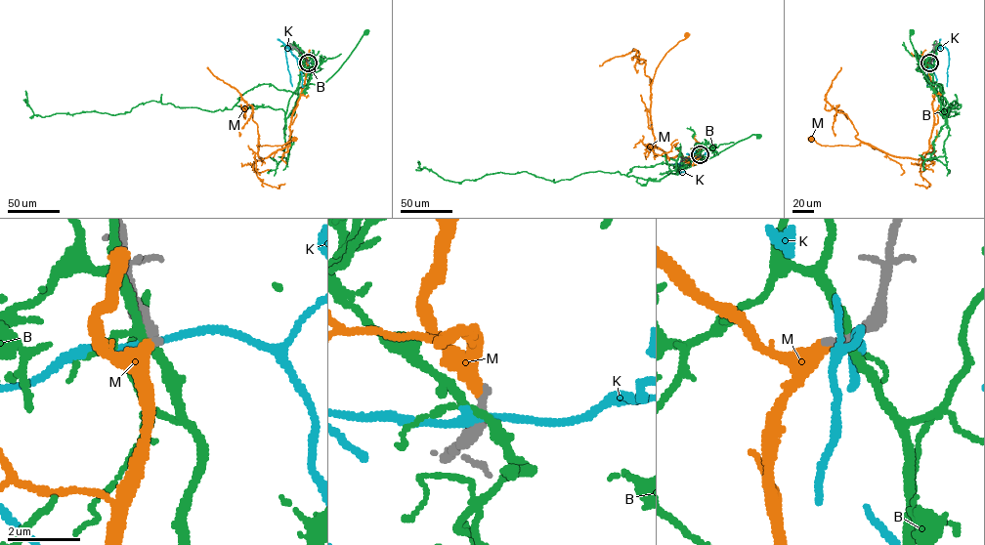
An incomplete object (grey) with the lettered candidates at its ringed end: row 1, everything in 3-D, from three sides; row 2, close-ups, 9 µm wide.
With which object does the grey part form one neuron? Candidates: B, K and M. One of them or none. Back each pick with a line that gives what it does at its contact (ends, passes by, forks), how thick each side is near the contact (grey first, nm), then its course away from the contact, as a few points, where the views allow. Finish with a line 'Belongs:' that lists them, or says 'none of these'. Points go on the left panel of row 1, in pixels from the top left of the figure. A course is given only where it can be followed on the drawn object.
M: it ends there; 240 nm thick on the grey side, 400 nm on the other; it runs (308, 62), (288, 144), (266, 157), (258, 156), (259, 143), (260, 146), (282, 146), (294, 139)
Belongs: M

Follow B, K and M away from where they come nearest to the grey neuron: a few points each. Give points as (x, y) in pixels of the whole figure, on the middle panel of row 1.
B: (700, 155), (702, 157), (697, 156), (677, 171), (682, 166), (708, 158), (751, 135), (758, 136)
K: (700, 155), (691, 153), (690, 157), (680, 161), (677, 172), (684, 171)
M: (700, 154), (693, 159), (681, 153), (669, 158), (656, 146), (651, 126), (650, 97), (656, 67), (687, 35)

